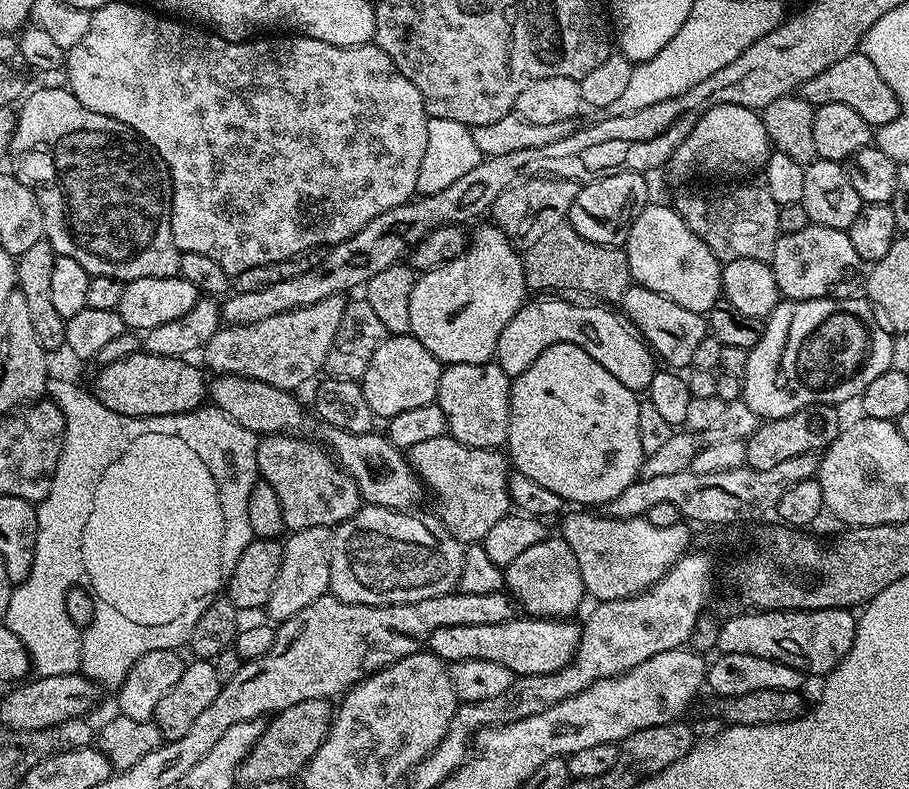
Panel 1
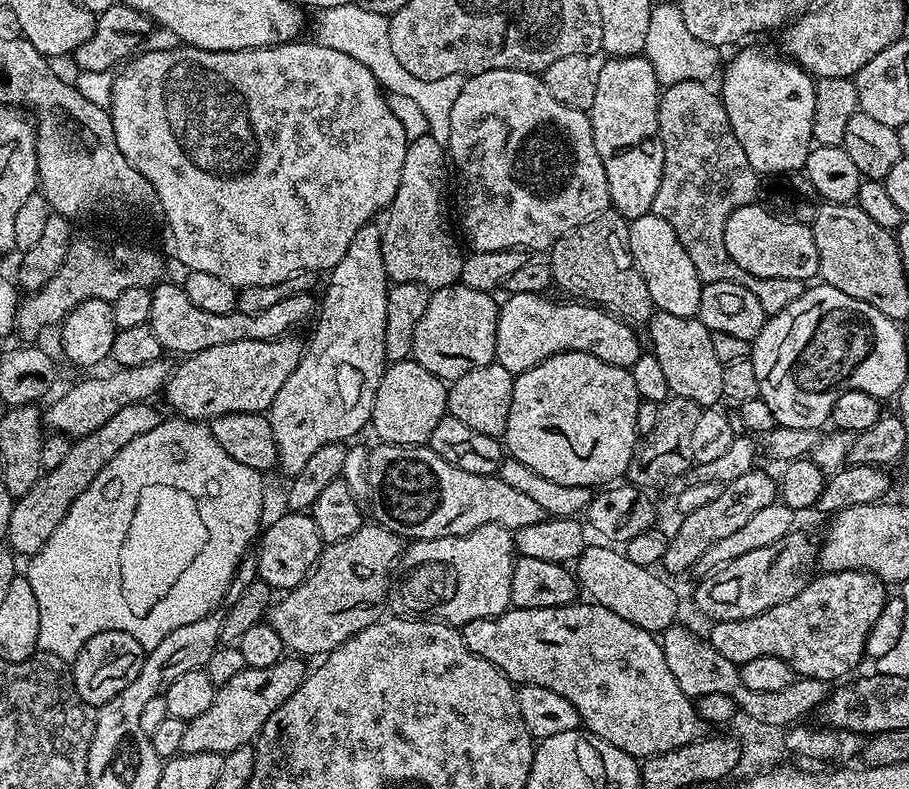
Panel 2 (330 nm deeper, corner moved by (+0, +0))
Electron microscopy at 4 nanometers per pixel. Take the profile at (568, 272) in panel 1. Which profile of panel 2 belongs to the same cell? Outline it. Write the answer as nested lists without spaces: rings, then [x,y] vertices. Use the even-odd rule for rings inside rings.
[[[614,210],[602,212],[595,216],[593,220],[588,220],[584,224],[578,225],[574,230],[570,230],[550,249],[550,267],[555,287],[561,288],[564,292],[569,292],[569,297],[583,302],[589,306],[604,309],[612,315],[620,317],[621,320],[633,325],[644,326],[652,319],[654,309],[650,290],[646,290],[646,282],[642,274],[636,269],[636,263],[630,250],[630,234],[628,233],[629,221],[624,219],[622,214]]]

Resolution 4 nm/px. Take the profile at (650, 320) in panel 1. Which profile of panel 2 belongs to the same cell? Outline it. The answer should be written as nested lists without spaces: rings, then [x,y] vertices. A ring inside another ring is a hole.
[[[657,311],[646,325],[652,339],[650,350],[666,373],[666,386],[673,396],[681,396],[700,405],[701,409],[719,405],[722,400],[724,364],[714,355],[712,331],[696,316],[678,318],[678,314]]]

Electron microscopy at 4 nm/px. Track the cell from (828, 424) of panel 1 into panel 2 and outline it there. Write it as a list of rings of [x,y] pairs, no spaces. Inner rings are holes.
[[[753,470],[742,474],[742,478],[734,478],[734,482],[721,487],[718,498],[714,498],[714,502],[706,502],[706,506],[687,513],[681,519],[684,521],[677,526],[676,533],[674,531],[671,533],[666,546],[666,554],[662,561],[665,573],[684,572],[687,568],[695,569],[702,554],[706,554],[706,550],[710,550],[710,546],[722,542],[722,538],[727,538],[730,534],[735,534],[741,526],[746,526],[746,522],[750,522],[750,517],[758,514],[758,510],[777,503],[777,481],[773,477],[771,480],[766,473],[760,471]]]

